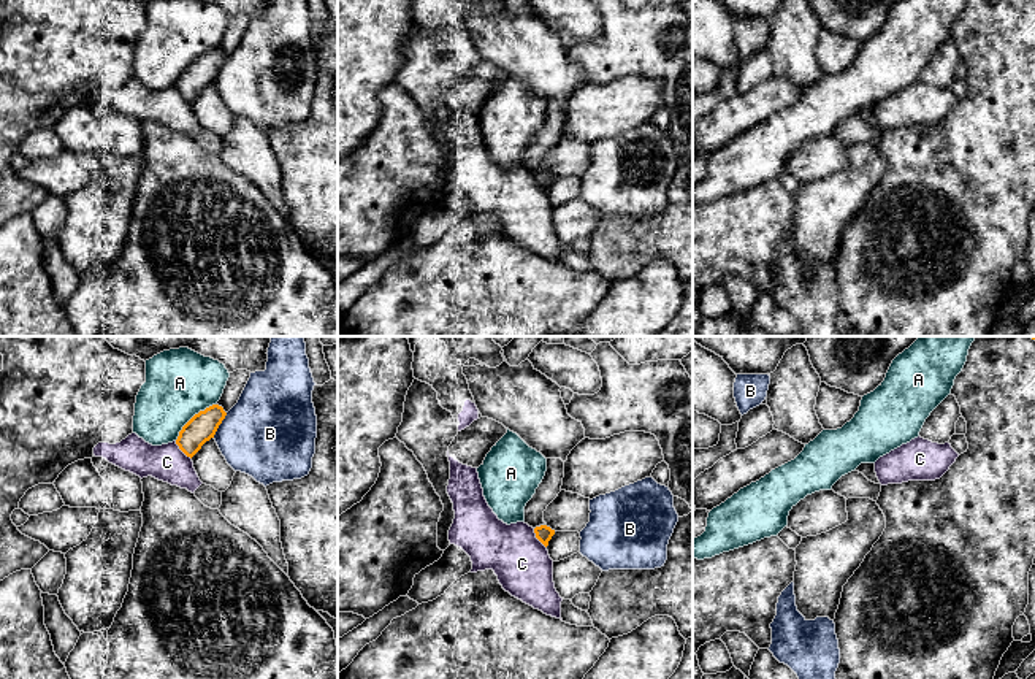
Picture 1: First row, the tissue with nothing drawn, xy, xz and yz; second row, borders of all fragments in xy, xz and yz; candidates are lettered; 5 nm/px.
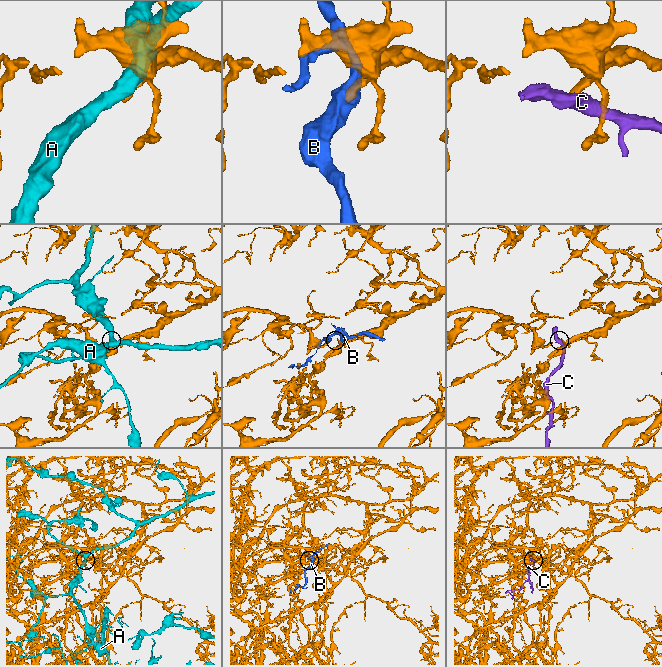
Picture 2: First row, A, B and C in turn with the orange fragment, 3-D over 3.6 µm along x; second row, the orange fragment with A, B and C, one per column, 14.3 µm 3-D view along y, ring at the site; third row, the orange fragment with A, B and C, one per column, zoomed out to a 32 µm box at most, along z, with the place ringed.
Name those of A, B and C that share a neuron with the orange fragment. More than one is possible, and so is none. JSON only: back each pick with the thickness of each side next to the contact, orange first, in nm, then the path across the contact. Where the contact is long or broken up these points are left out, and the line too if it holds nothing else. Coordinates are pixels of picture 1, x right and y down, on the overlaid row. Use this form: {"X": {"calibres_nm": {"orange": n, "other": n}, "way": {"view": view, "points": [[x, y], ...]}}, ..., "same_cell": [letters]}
{"same_cell": []}

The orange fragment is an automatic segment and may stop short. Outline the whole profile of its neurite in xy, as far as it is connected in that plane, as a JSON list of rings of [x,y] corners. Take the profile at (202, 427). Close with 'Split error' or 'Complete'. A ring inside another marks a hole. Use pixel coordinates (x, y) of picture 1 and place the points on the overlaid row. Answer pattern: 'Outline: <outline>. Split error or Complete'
Outline: [[[212,405],[195,414],[179,432],[176,444],[187,455],[193,457],[201,446],[214,438],[227,412],[222,406]]]. Complete

